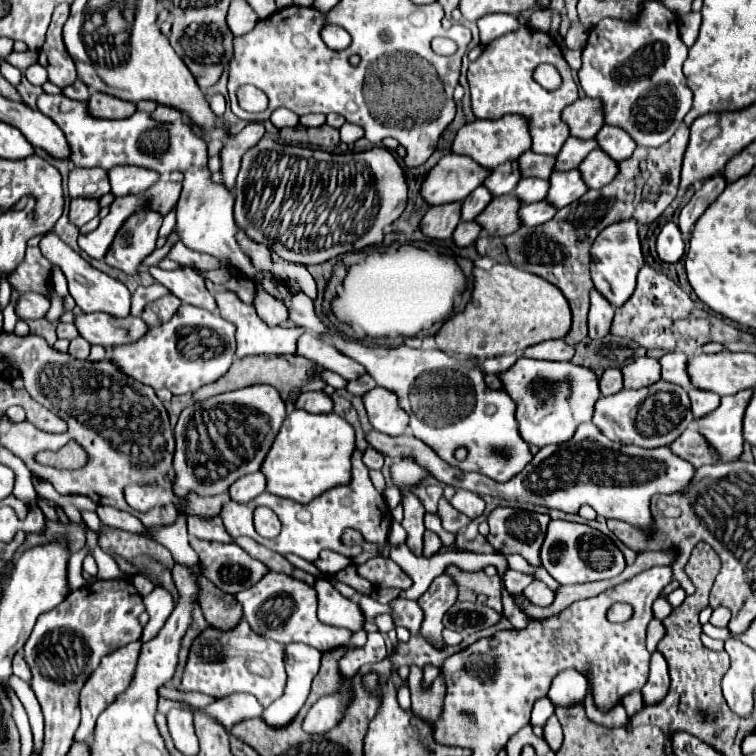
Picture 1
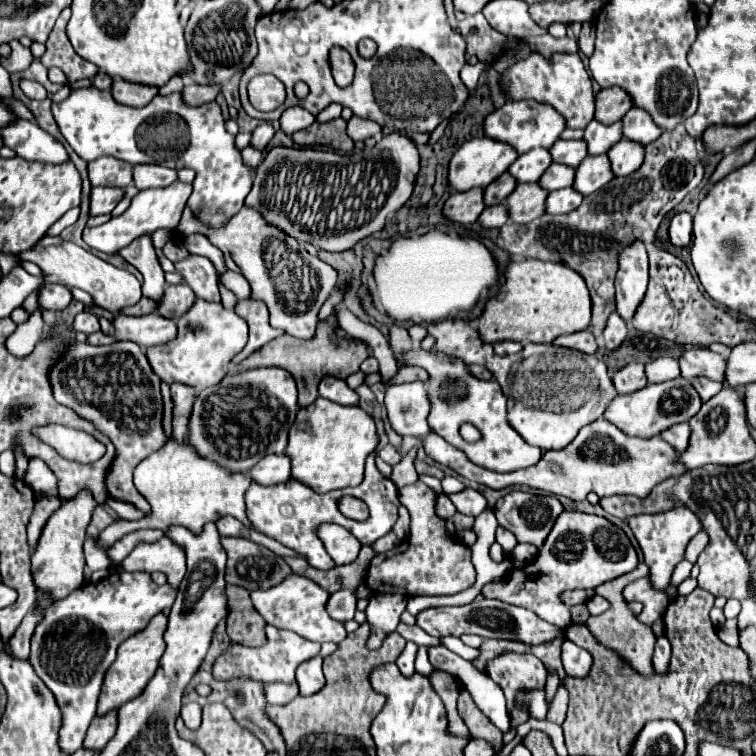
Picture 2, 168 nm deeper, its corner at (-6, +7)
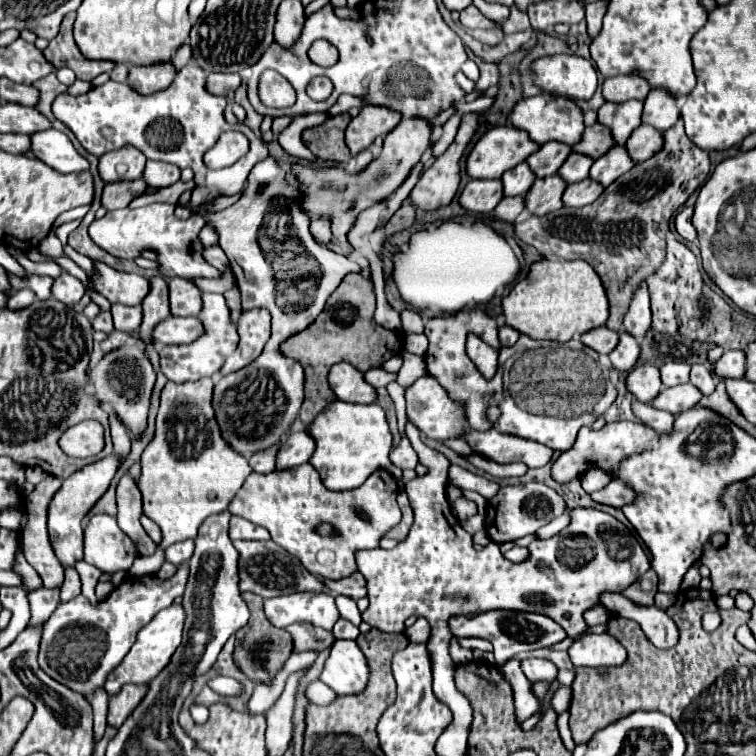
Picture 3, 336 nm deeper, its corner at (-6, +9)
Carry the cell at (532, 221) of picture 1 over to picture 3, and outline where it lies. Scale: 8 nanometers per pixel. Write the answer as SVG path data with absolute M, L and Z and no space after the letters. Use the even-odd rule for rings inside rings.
M585 178L585 180L569 184L565 188L565 192L563 192L563 206L573 206L573 208L587 206L587 204L595 202L595 198L599 198L601 192L603 192L603 186L599 186L591 178Z

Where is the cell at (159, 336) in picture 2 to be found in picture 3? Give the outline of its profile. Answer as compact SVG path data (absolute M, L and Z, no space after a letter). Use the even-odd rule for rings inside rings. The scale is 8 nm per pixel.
M169 316L153 328L153 344L157 348L167 344L189 344L199 338L201 326L197 318L177 318Z

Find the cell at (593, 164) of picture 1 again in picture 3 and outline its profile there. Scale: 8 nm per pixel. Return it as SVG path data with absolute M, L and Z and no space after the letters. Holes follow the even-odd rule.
M641 124L639 128L633 130L633 134L629 136L625 146L627 146L631 160L635 164L641 164L643 160L651 158L653 154L657 154L661 150L663 138L661 138L661 132L657 132L655 128Z

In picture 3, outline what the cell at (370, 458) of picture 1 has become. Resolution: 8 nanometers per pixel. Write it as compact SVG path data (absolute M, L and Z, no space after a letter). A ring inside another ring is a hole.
M399 420L399 434L401 434L401 440L399 440L399 444L391 450L391 462L393 462L397 468L401 468L401 470L405 470L405 468L415 468L415 466L417 466L417 454L415 454L411 442L405 438L405 422L403 422L403 426L401 426L401 420Z

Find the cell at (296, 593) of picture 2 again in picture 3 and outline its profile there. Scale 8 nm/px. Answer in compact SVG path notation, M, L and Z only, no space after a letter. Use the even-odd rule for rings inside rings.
M299 592L277 596L265 600L263 606L267 620L277 628L307 622L323 630L333 630L333 624L339 620L335 598L327 592Z

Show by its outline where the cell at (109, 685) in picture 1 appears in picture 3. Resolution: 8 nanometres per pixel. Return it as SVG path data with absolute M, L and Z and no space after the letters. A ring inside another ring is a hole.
M171 604L169 608L161 610L145 628L139 630L137 640L135 640L133 648L129 650L129 654L107 676L107 682L103 686L107 690L107 694L115 696L121 690L121 686L125 686L125 684L137 684L137 686L149 684L149 680L155 678L163 670L163 666L167 666L171 654L179 646L181 630L183 630L183 608L181 608L181 604Z

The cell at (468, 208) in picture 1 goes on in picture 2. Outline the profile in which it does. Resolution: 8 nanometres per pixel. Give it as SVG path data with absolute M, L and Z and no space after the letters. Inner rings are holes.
M505 172L503 176L499 176L493 184L489 184L485 188L485 204L487 206L501 204L515 190L515 186L517 186L517 180L509 172Z

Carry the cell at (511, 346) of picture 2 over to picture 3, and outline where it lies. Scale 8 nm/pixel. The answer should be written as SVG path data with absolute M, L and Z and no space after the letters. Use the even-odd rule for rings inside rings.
M501 324L499 326L499 342L501 342L501 346L513 346L515 342L519 340L519 332L517 330L511 330L509 326L505 326L505 324Z

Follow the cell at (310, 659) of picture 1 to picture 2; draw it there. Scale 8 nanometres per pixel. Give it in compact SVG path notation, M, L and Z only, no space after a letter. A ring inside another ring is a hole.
M327 642L323 644L321 648L321 654L303 662L299 668L297 668L297 682L299 682L299 688L301 688L301 694L303 696L309 696L309 694L315 694L323 688L325 684L325 676L321 672L321 664L323 664L323 658L329 656L331 652L335 652L337 644L333 642Z

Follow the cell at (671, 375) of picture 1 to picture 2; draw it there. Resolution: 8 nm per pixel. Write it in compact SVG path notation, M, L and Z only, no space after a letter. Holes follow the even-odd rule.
M697 348L697 350L687 350L679 364L681 364L681 374L683 378L691 380L695 376L707 376L711 380L723 380L723 372L725 372L725 364L727 356L725 354L715 354L707 348Z

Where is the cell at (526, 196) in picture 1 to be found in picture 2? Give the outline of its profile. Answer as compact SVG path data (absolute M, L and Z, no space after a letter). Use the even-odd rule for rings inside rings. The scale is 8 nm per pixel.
M551 164L551 168L541 176L539 184L551 192L551 190L573 186L573 180L575 180L575 168L565 164Z

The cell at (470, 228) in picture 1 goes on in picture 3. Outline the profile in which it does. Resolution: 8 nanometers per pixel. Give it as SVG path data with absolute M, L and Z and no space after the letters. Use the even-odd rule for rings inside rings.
M513 196L513 198L503 198L495 210L493 210L493 216L497 220L503 220L503 222L513 222L521 212L523 212L523 196Z

